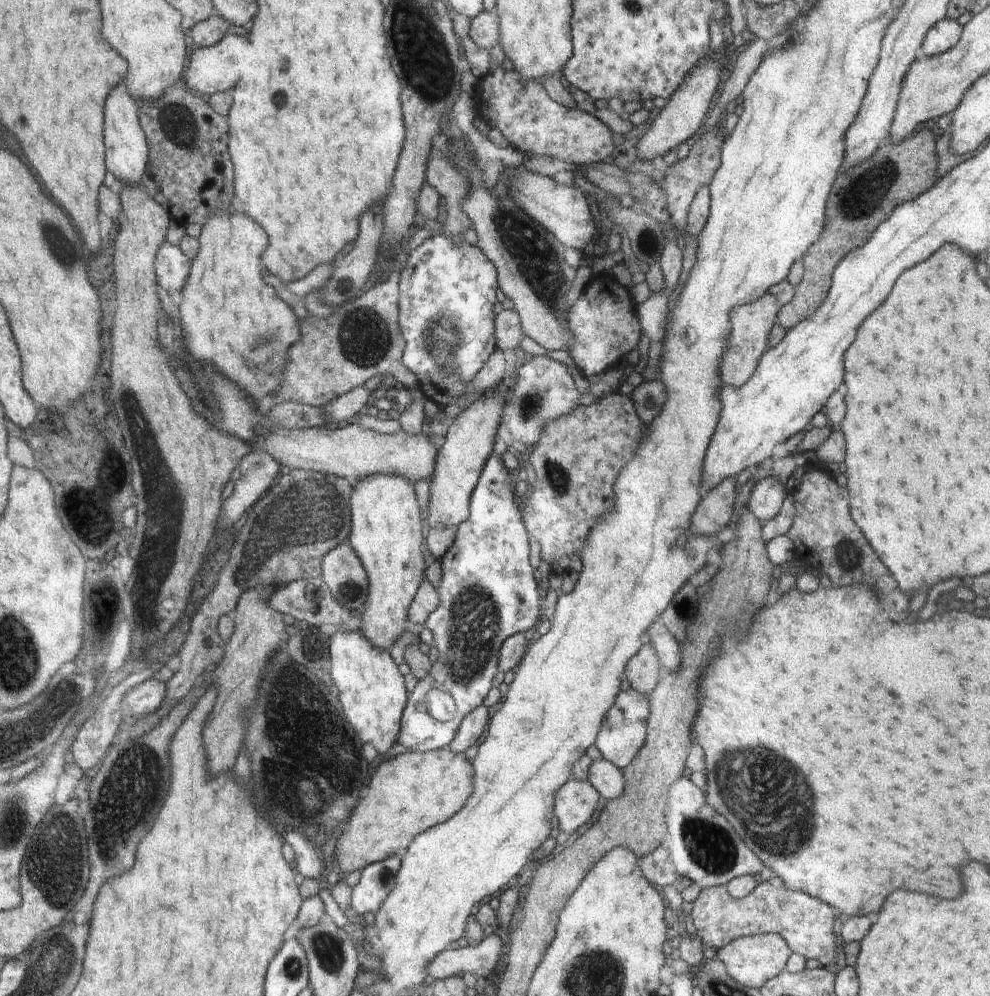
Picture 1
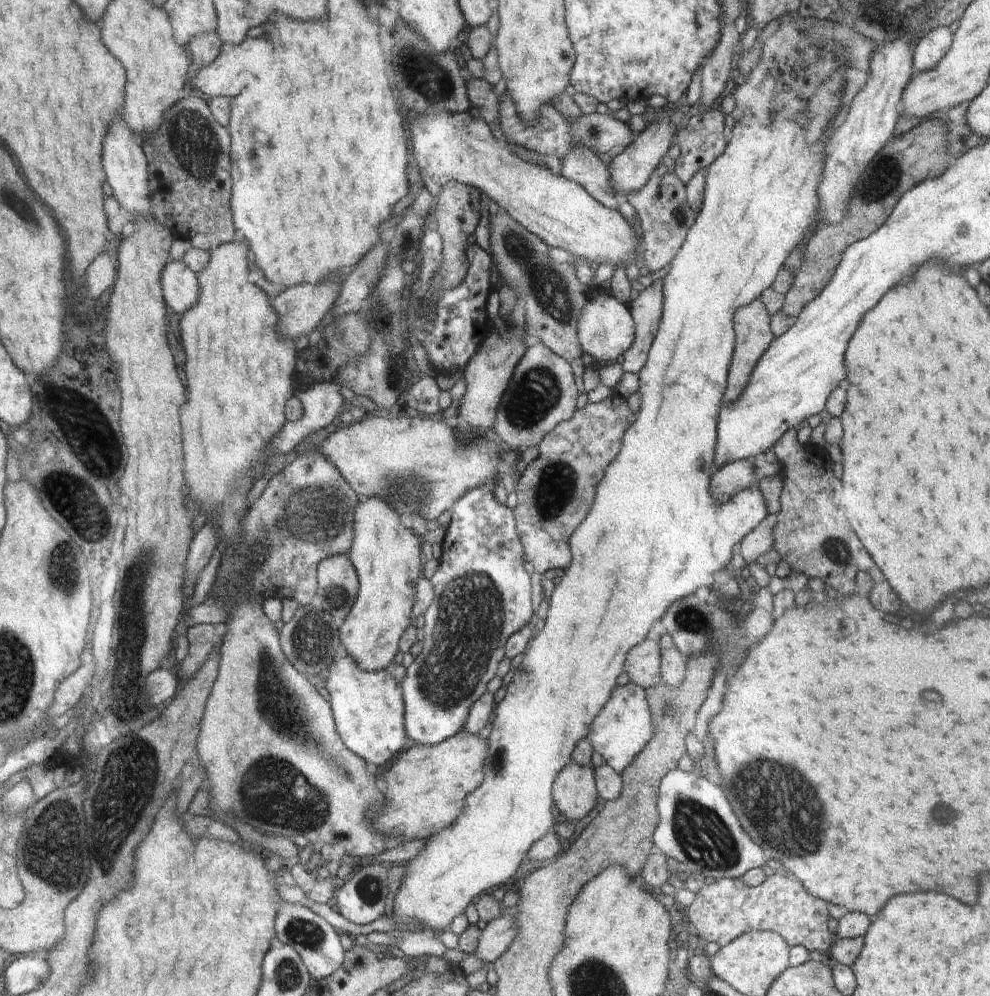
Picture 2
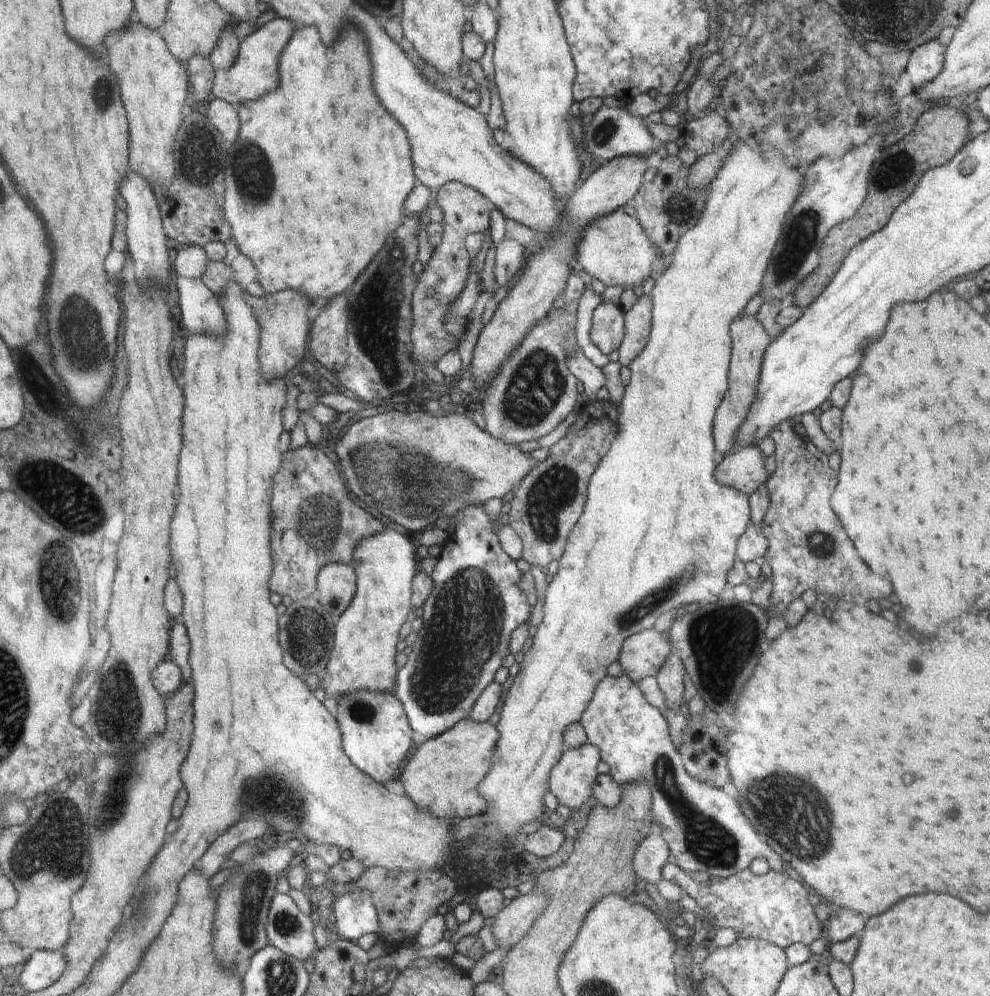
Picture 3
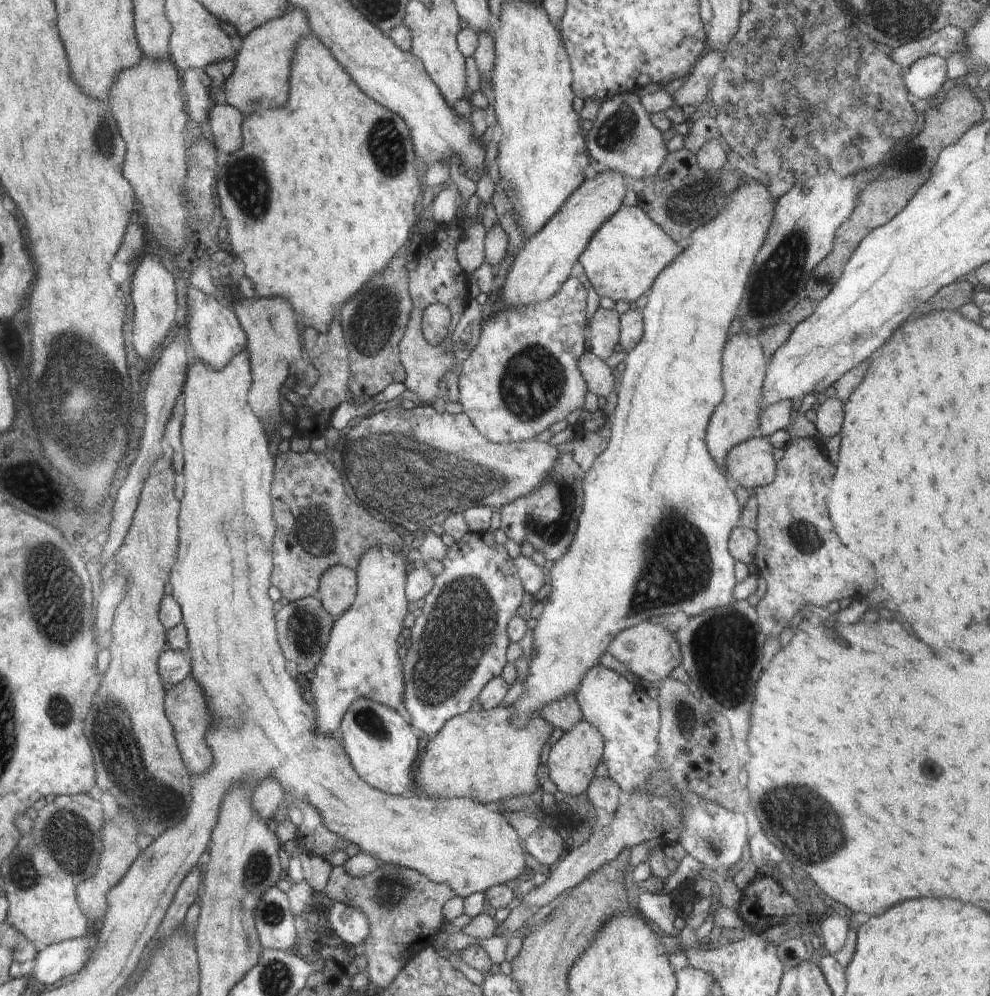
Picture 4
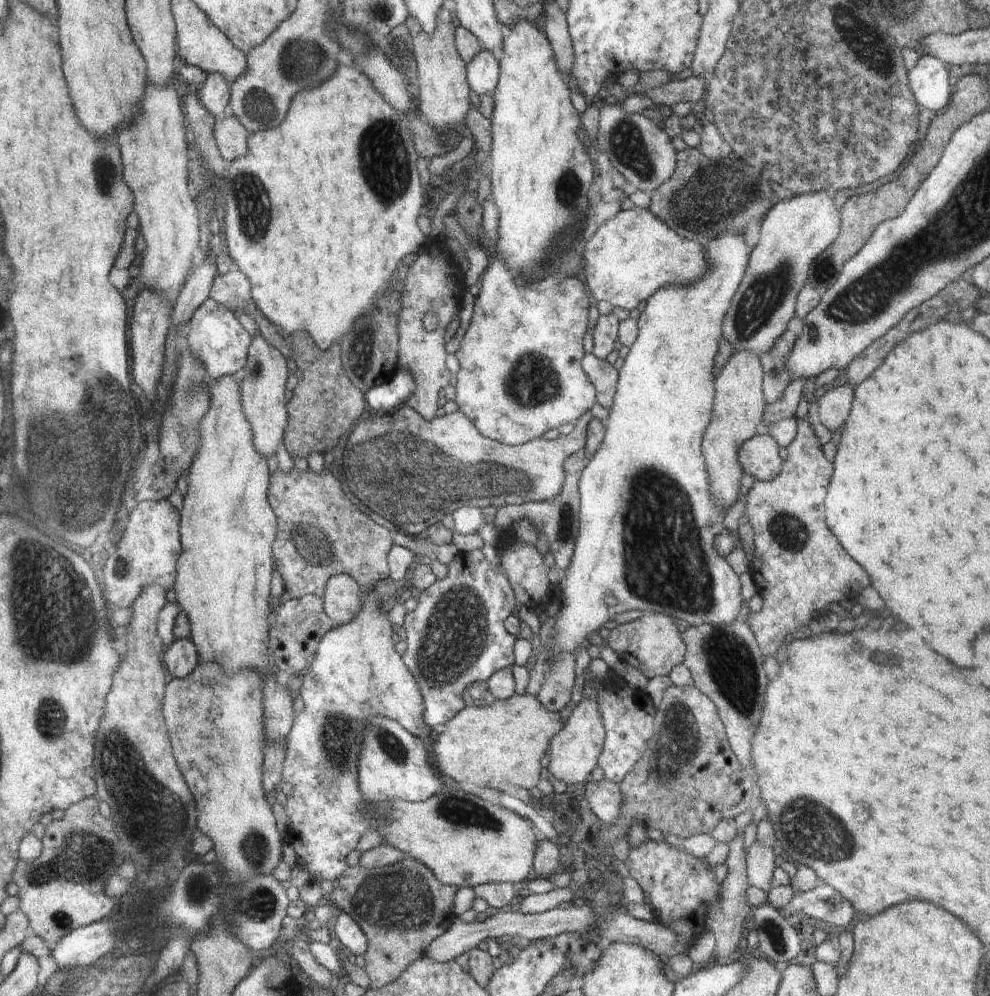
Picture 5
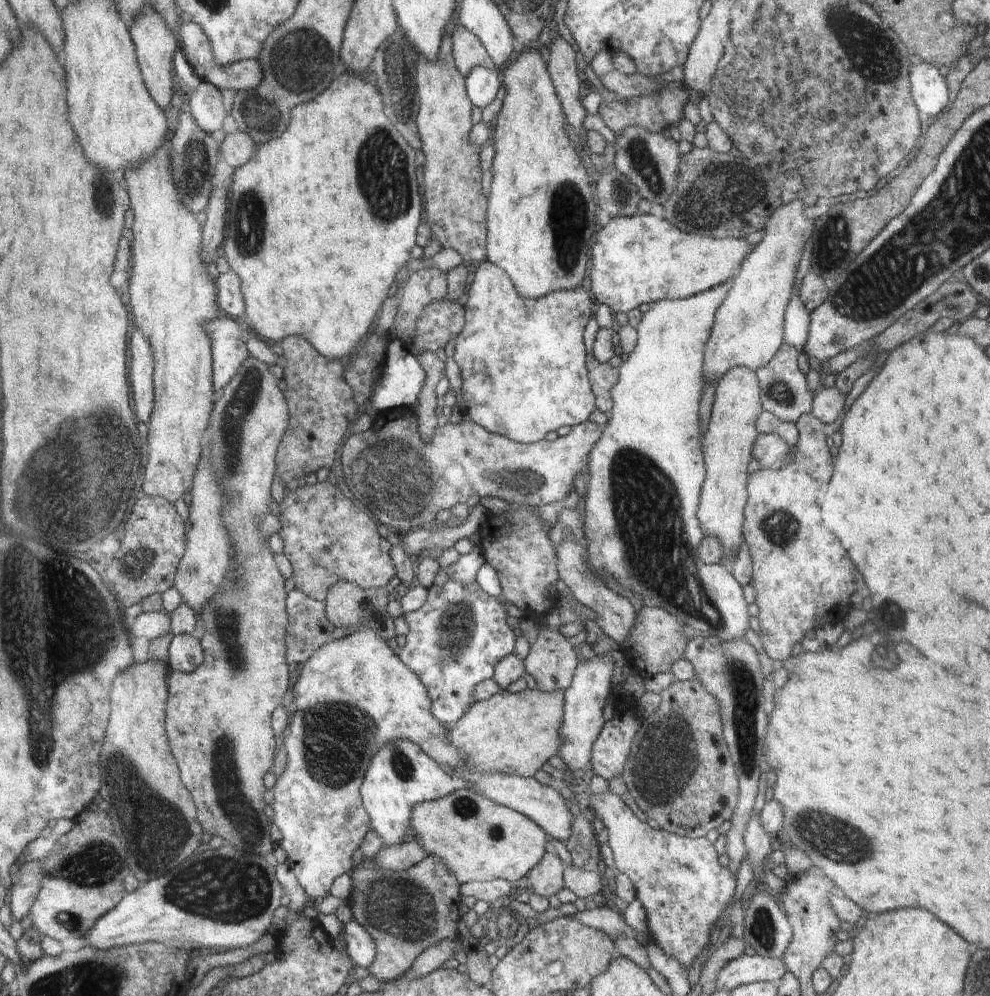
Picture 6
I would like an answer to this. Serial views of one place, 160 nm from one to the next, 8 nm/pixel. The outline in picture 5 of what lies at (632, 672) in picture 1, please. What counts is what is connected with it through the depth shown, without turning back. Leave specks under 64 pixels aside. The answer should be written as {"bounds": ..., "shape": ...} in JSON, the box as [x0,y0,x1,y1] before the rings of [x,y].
{"bounds":[587,613,688,679],"shape":[[[662,613],[645,614],[633,622],[614,626],[606,635],[590,634],[587,641],[590,645],[607,646],[649,679],[669,675],[676,664],[683,664],[682,658],[685,658],[688,652],[685,642],[680,640],[678,628],[672,624],[668,616],[662,616]]]}

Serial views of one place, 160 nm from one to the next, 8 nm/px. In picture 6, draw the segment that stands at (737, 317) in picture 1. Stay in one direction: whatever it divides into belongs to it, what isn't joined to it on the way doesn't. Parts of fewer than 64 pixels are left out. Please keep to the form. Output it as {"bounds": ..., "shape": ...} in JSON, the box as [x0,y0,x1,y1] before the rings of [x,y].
{"bounds":[698,367,762,556],"shape":[[[738,367],[730,369],[720,380],[716,387],[715,399],[711,410],[711,418],[705,434],[705,482],[701,490],[701,508],[698,518],[701,526],[705,527],[708,535],[719,538],[723,544],[723,556],[734,552],[742,542],[742,522],[745,522],[746,482],[748,482],[748,464],[752,458],[752,444],[757,440],[755,422],[762,412],[760,404],[760,387],[756,380],[756,373],[749,368]]]}

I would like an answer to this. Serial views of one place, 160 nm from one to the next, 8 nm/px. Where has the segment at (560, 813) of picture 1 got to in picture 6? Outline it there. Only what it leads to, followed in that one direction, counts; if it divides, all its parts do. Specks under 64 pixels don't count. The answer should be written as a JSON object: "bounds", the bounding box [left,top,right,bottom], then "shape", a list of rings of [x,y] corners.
{"bounds":[560,656,612,771],"shape":[[[612,656],[593,657],[579,663],[574,671],[571,685],[564,691],[564,725],[561,728],[565,736],[564,745],[560,748],[560,758],[567,768],[573,771],[584,768],[590,762],[590,752],[601,736],[604,718],[604,702],[610,694],[610,678],[612,678]]]}

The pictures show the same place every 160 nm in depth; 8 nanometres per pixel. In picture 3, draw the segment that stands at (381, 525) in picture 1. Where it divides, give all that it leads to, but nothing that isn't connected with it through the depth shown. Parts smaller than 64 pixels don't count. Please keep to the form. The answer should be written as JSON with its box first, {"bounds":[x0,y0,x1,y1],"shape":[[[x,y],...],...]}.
{"bounds":[326,524,416,698],"shape":[[[389,524],[385,532],[359,542],[350,565],[357,571],[357,590],[352,604],[336,618],[333,649],[326,668],[330,677],[326,692],[334,698],[358,689],[387,693],[392,690],[398,632],[410,612],[410,594],[413,594],[416,574],[410,540]]]}

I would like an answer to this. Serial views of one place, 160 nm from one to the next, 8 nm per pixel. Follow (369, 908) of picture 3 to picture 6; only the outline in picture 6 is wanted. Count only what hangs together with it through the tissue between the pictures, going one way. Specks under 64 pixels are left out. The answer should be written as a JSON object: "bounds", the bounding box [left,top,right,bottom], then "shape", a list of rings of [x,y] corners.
{"bounds":[341,918,375,968],"shape":[[[353,918],[343,925],[341,945],[354,959],[356,966],[368,968],[375,957],[375,944],[366,929]]]}

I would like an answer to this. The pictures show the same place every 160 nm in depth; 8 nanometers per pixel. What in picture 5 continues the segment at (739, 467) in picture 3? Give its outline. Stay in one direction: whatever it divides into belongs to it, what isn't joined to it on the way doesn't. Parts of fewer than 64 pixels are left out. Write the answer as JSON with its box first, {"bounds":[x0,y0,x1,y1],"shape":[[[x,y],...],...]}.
{"bounds":[740,433,783,481],"shape":[[[767,433],[752,437],[740,448],[740,466],[758,481],[770,481],[778,476],[783,466],[778,456],[777,439]]]}

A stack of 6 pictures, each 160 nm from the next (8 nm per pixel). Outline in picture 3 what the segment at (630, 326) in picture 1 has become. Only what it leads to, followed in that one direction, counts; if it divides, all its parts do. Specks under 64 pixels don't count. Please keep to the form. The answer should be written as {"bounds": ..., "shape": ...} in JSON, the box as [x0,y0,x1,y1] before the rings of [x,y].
{"bounds":[591,302,625,356],"shape":[[[602,302],[594,309],[591,322],[591,343],[610,356],[610,352],[614,352],[622,342],[625,333],[624,314],[618,305]]]}

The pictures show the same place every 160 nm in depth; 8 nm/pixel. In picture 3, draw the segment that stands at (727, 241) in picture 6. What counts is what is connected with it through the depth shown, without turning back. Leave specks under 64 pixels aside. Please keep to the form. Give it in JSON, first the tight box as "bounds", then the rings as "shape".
{"bounds":[574,208,660,289],"shape":[[[622,208],[589,222],[579,234],[575,250],[574,258],[592,278],[597,278],[607,287],[625,286],[626,289],[642,284],[651,276],[652,266],[660,258],[660,252],[652,244],[642,222],[624,213]]]}

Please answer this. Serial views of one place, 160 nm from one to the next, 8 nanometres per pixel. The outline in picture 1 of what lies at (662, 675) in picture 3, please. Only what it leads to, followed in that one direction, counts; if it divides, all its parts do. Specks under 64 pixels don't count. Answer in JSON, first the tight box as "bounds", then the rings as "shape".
{"bounds":[647,619,681,671],"shape":[[[660,619],[654,621],[648,630],[647,640],[653,642],[662,668],[670,671],[677,668],[681,662],[680,642]]]}

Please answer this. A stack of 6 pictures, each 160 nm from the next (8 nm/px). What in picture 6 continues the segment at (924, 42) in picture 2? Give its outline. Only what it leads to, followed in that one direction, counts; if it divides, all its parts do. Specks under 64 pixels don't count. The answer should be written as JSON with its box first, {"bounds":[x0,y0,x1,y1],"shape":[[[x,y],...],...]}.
{"bounds":[914,63,948,118],"shape":[[[920,63],[914,67],[914,98],[918,110],[922,111],[924,118],[936,117],[948,104],[948,85],[945,79],[945,70]]]}

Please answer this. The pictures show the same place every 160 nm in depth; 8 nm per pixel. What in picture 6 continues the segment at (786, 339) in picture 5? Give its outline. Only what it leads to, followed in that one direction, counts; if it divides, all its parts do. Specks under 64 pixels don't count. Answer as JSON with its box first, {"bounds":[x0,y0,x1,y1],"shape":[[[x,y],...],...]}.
{"bounds":[755,343,814,424],"shape":[[[786,343],[778,349],[777,354],[768,365],[755,372],[761,381],[762,406],[784,424],[788,422],[795,423],[802,414],[811,412],[813,407],[814,393],[808,390],[806,376],[800,372],[797,365],[799,353],[797,348]]]}

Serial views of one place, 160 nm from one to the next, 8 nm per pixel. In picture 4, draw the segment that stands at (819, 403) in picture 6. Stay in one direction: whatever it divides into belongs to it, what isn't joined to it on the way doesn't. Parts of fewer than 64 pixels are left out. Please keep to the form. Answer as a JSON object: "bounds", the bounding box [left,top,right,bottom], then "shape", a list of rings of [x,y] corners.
{"bounds":[815,394,845,440],"shape":[[[825,394],[820,399],[820,407],[817,410],[815,426],[824,440],[840,435],[845,416],[845,404],[833,394]]]}

